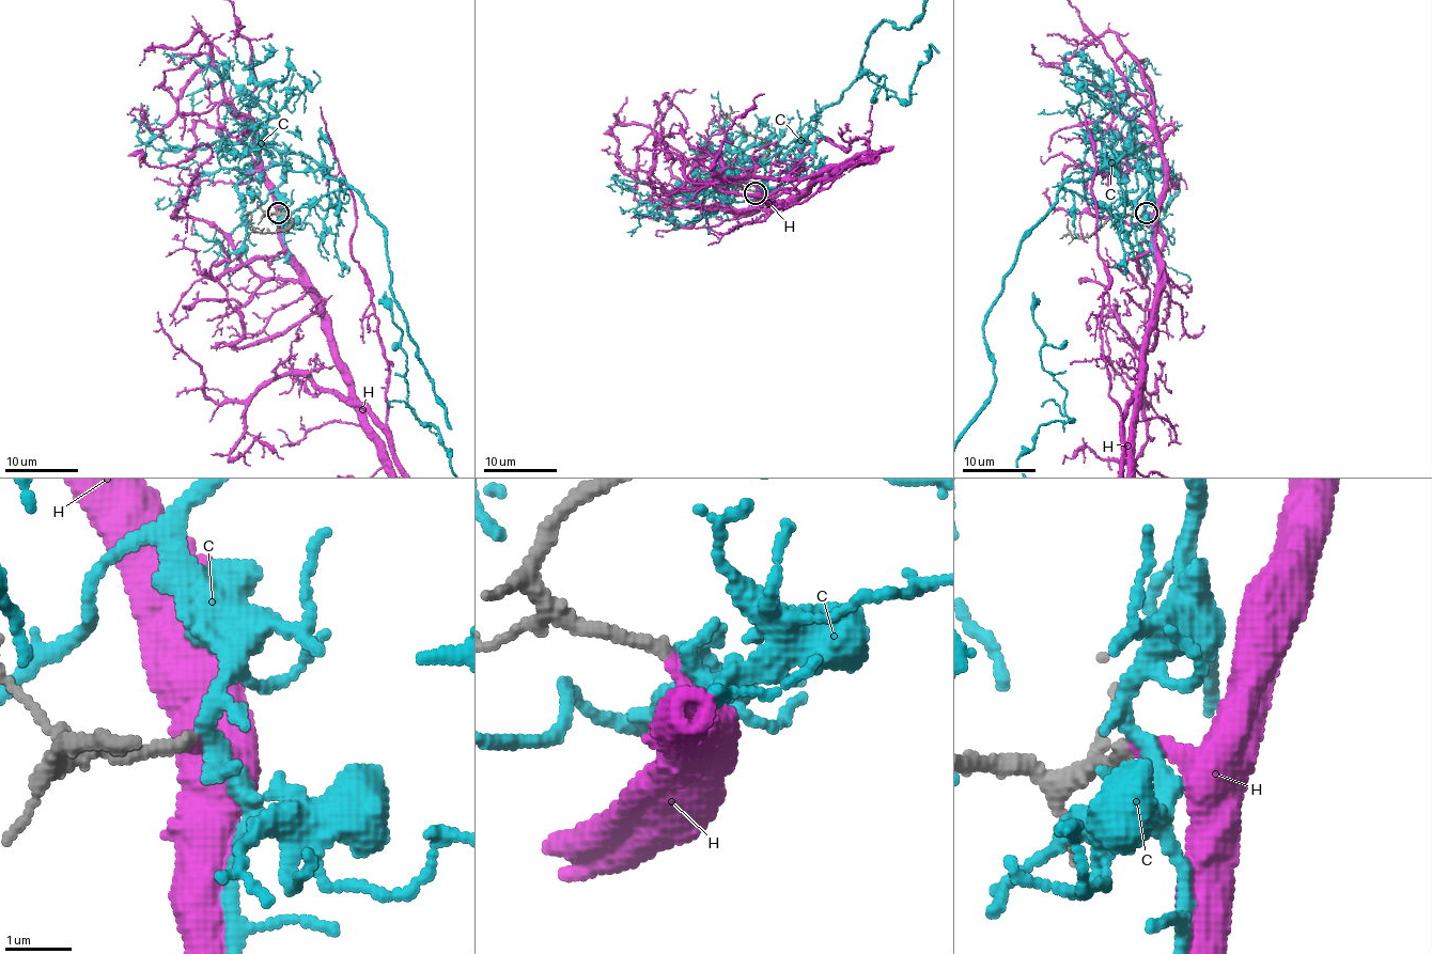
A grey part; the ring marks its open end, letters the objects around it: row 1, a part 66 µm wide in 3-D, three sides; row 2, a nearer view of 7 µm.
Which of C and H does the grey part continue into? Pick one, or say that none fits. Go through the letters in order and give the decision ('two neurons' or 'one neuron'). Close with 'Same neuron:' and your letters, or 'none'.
C: two neurons
H: one neuron
Same neuron: H

